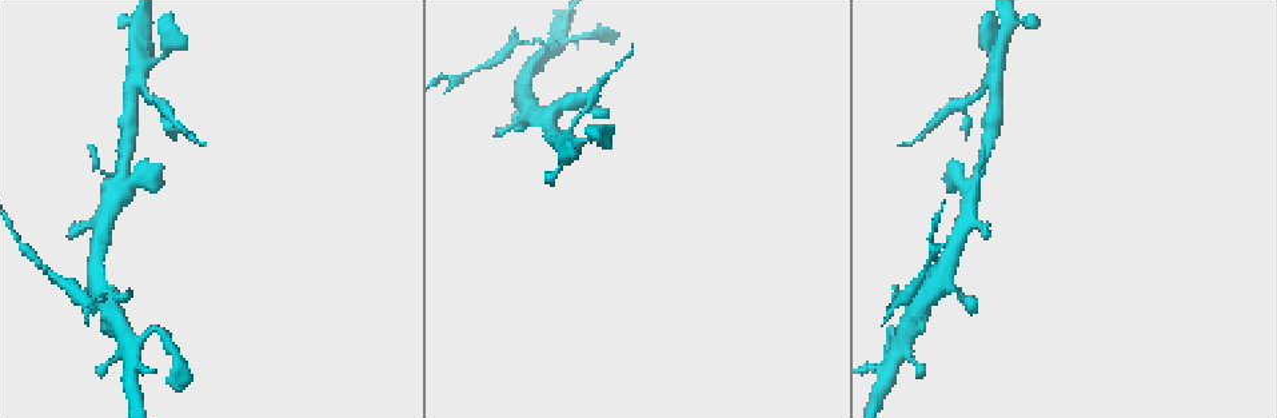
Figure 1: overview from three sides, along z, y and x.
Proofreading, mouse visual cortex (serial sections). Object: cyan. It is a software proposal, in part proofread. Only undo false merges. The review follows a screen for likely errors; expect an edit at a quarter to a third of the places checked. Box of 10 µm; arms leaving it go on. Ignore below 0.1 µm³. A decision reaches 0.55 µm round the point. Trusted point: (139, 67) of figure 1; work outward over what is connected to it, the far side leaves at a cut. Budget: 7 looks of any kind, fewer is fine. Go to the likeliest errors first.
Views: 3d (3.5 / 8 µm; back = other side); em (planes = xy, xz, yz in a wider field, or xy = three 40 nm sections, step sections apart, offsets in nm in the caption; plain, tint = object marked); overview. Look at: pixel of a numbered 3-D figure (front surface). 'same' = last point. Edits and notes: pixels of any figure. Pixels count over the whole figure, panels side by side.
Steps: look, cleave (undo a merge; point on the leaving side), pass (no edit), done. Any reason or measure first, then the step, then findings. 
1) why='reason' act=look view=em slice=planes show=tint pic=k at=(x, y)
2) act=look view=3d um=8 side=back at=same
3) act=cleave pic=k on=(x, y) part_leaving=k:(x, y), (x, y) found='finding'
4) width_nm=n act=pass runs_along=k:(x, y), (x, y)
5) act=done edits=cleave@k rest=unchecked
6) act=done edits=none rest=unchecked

why='a narrow waist' act=look view=3d um=3.5 side=back pic=1 at=(968, 101)

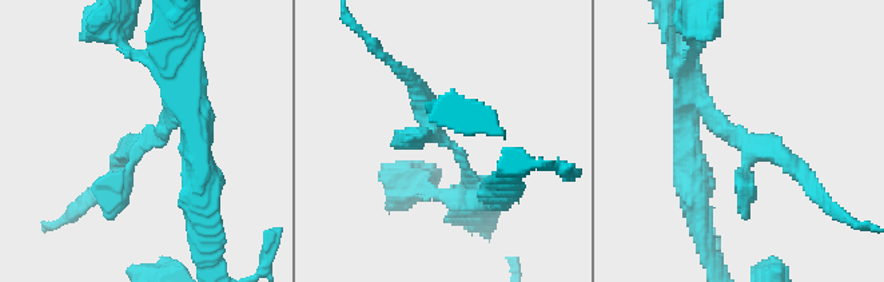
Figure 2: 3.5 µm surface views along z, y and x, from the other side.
why='now the EM' act=look view=em slice=xy step=2 show=tint pic=2 at=(737, 140)

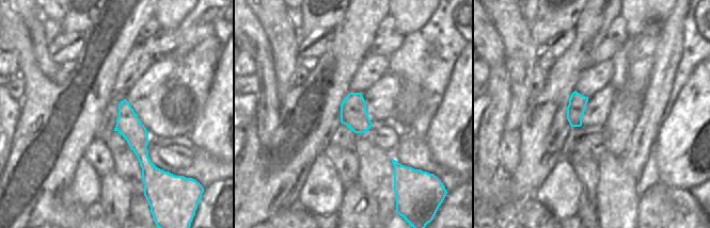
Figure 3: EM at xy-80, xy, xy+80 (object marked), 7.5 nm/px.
act=cleave pic=2 on=(134, 143) found='a second cell is stuck on'

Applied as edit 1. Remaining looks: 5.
why='see it whole again' act=look view=overview

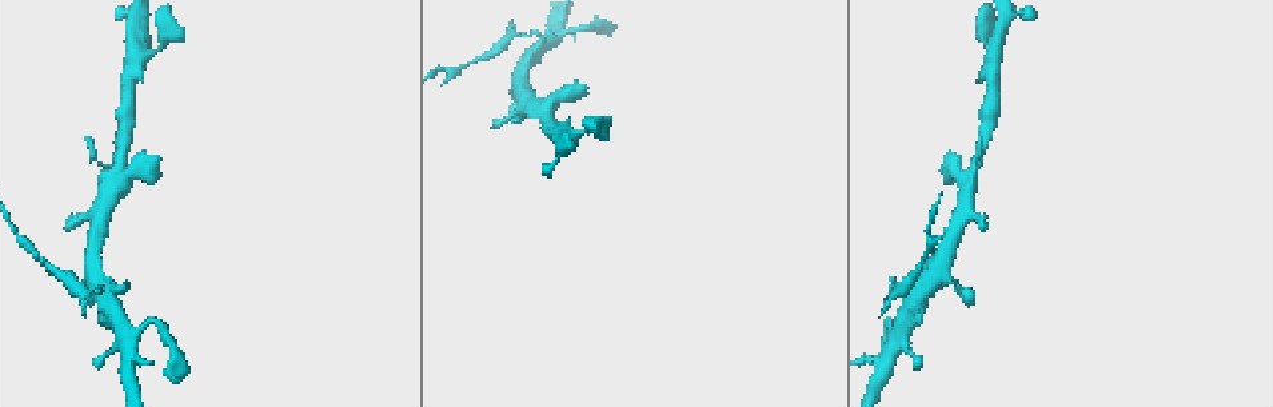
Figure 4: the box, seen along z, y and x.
why='two arms in line, one across' act=look view=3d um=3.5 pic=4 at=(969, 182)

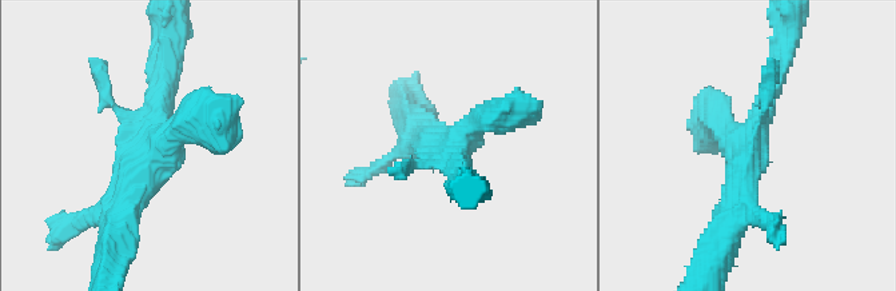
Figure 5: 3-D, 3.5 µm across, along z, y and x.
act=look view=em slice=xy step=2 show=plain pic=5 at=(453, 144)

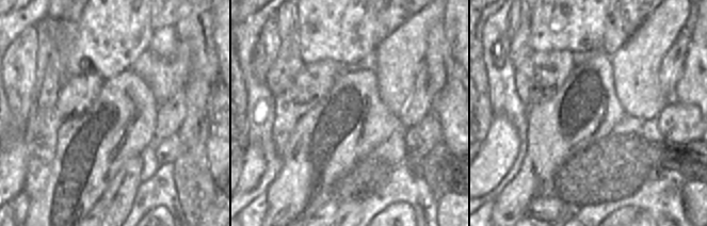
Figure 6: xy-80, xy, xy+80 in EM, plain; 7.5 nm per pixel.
why='with the object marked' act=look view=em slice=xy step=2 show=tint at=same

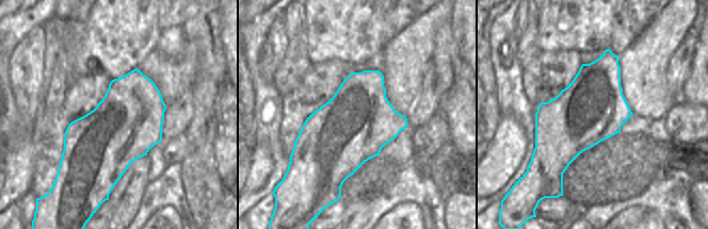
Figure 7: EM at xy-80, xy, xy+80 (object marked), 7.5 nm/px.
act=pass runs_along=5:(781, 67), (743, 146), (729, 219) found='all the same cell'

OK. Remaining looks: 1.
act=done edits=cleave@2 rest=unchecked

